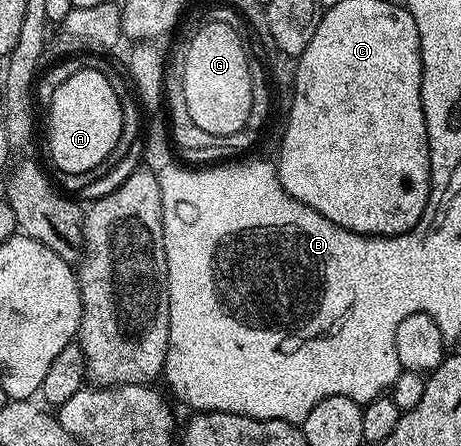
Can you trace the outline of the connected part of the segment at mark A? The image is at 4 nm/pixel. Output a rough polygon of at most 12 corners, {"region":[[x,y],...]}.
{"region":[[80,68],[55,90],[49,156],[71,178],[123,130],[111,82]]}

